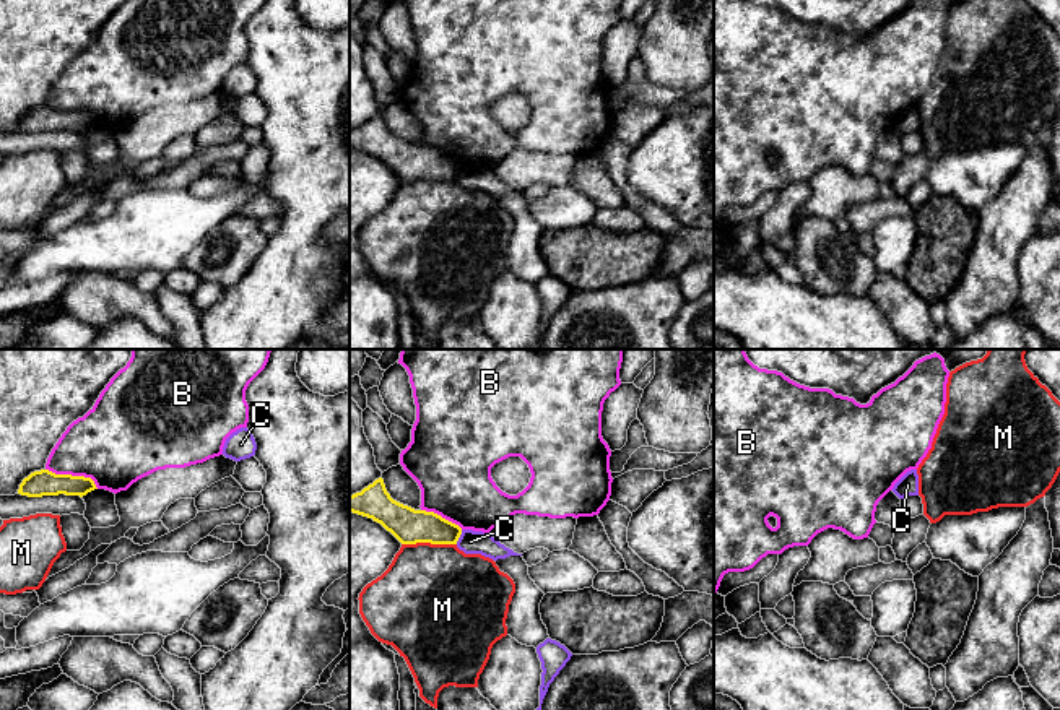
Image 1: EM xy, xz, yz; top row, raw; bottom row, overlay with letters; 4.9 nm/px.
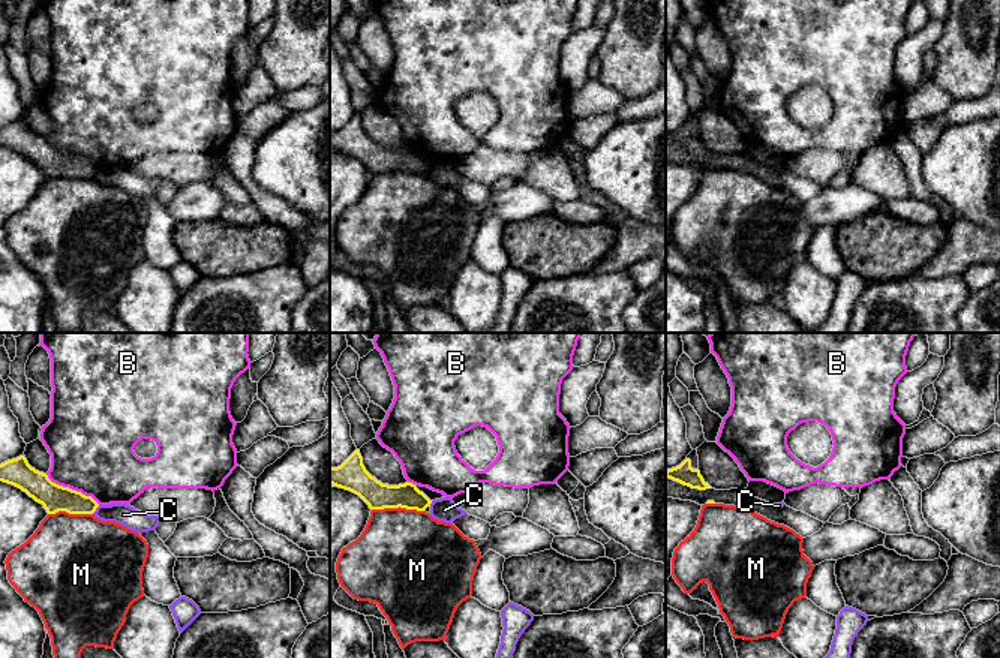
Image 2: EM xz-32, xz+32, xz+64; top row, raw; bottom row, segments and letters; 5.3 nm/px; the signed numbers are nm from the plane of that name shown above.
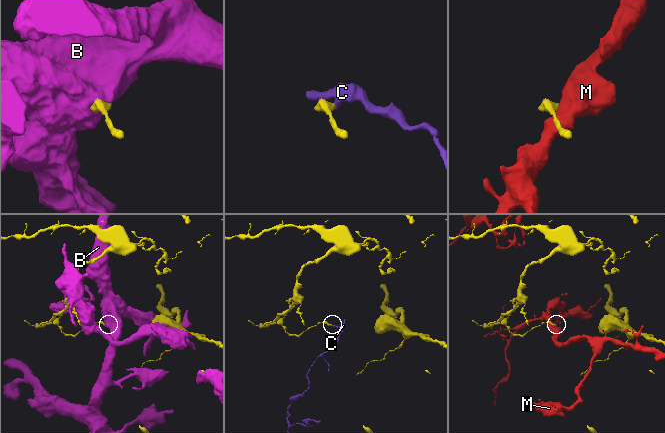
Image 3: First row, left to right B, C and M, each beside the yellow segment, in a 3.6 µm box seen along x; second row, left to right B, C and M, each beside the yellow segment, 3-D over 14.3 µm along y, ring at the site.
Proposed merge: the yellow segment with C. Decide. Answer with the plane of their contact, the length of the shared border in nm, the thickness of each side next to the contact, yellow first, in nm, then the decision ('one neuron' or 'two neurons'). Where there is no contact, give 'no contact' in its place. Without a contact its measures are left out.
meets yellow in xz; contact 80 nm long; 170 nm thick on the yellow side, 120 nm on the other; two neurons

